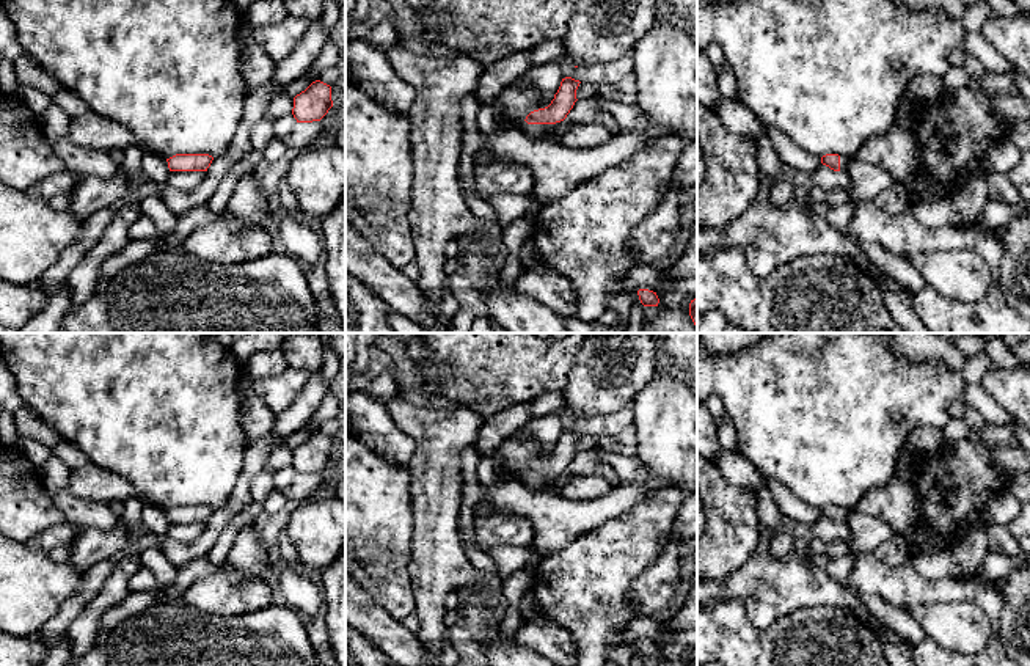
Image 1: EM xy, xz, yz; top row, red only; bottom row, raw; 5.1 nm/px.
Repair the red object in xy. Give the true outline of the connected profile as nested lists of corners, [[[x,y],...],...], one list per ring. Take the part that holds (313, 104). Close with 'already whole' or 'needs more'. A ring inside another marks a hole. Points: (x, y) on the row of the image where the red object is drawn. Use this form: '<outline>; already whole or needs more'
[[[316,80],[294,97],[292,115],[297,123],[320,121],[331,107],[331,86]]]; already whole

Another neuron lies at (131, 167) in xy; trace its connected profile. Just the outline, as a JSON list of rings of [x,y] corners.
[[[129,146],[124,149],[124,160],[119,165],[119,173],[126,174],[133,188],[141,185],[148,181],[148,176],[143,171],[141,162],[143,162],[144,152],[137,146]]]

